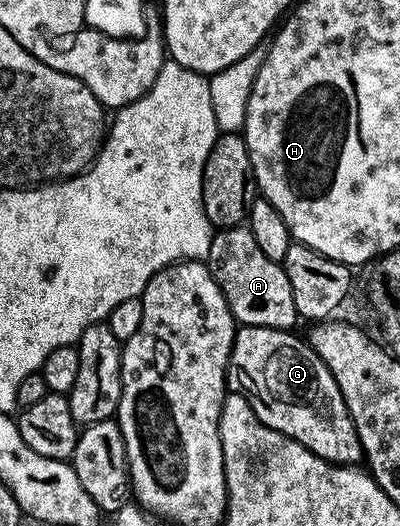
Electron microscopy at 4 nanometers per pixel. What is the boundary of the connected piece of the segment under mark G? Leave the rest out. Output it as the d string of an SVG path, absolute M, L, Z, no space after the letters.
M250 324L238 327L233 339L233 349L229 359L228 375L237 379L236 387L241 395L247 398L251 410L255 410L257 420L271 430L279 430L287 438L307 446L319 458L323 458L328 464L338 466L357 466L362 463L363 453L359 434L353 425L351 414L345 405L343 394L323 358L315 354L315 350L304 339L297 337L298 333L283 328L264 328L263 326L251 326Z

